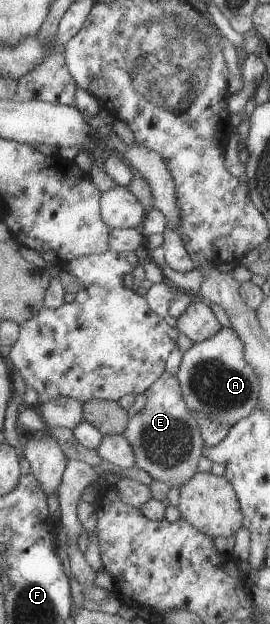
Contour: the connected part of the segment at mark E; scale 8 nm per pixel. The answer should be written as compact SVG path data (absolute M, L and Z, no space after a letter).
M164 371L143 394L147 398L146 403L136 414L130 415L125 431L122 433L131 446L134 465L146 471L153 480L180 487L197 472L197 461L202 456L201 450L205 447L198 425L183 401L176 376L170 376Z

